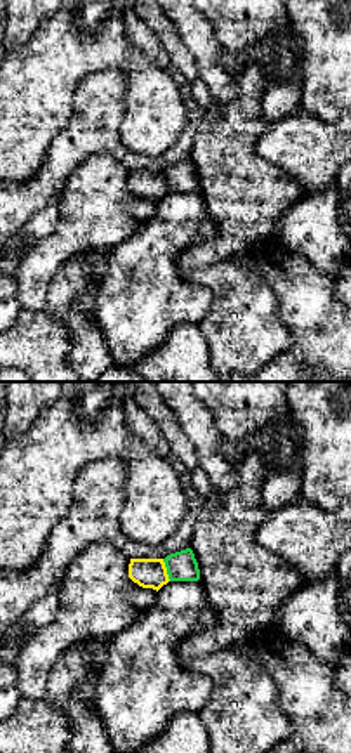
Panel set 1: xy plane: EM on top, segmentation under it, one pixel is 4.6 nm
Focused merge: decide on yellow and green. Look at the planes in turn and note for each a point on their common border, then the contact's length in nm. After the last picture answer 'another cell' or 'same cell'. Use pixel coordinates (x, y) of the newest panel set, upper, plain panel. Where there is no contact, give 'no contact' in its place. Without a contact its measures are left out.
contact (165, 181); length 110 nm

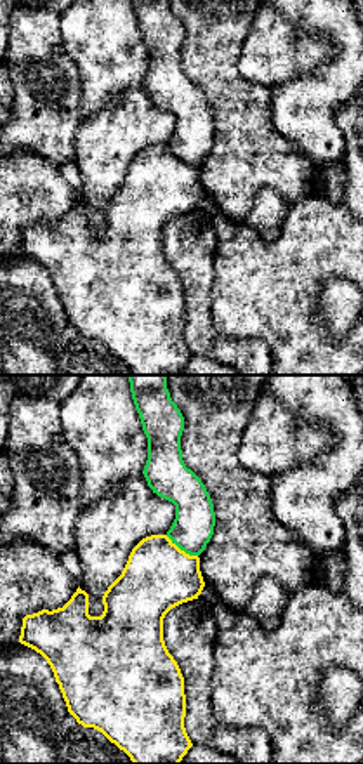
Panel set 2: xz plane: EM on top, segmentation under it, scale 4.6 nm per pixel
contact (179, 160); length 180 nm

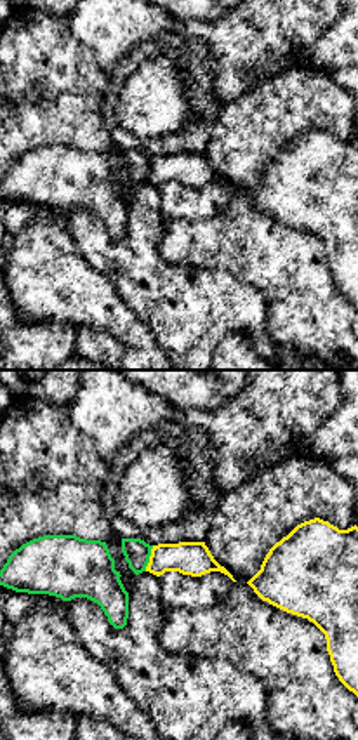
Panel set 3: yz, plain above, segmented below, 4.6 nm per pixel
contact (150, 169); length 130 nm

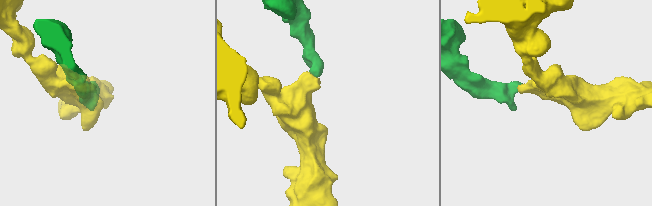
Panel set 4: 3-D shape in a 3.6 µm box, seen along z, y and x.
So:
another cell

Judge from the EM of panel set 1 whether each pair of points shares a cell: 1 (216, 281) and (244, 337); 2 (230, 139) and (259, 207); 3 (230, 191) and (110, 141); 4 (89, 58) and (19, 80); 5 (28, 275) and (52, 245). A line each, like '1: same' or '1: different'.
1: same
2: same
3: different
4: same
5: same

